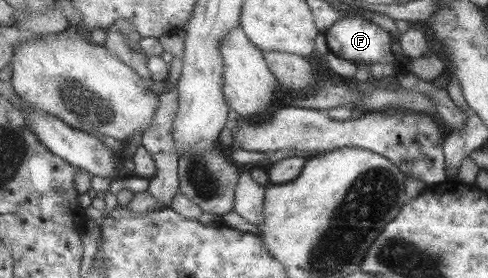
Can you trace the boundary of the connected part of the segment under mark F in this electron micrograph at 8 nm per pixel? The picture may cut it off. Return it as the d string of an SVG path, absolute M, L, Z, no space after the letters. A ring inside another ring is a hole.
M339 18L330 28L324 30L322 34L324 39L326 39L326 45L328 45L329 52L332 53L336 57L340 57L344 60L358 63L376 63L376 64L392 64L398 74L395 76L399 76L399 74L408 74L405 72L404 67L408 65L409 58L404 57L402 54L402 50L400 50L400 46L397 42L397 38L388 34L388 32L384 32L380 26L376 26L372 21L362 20L362 18Z

